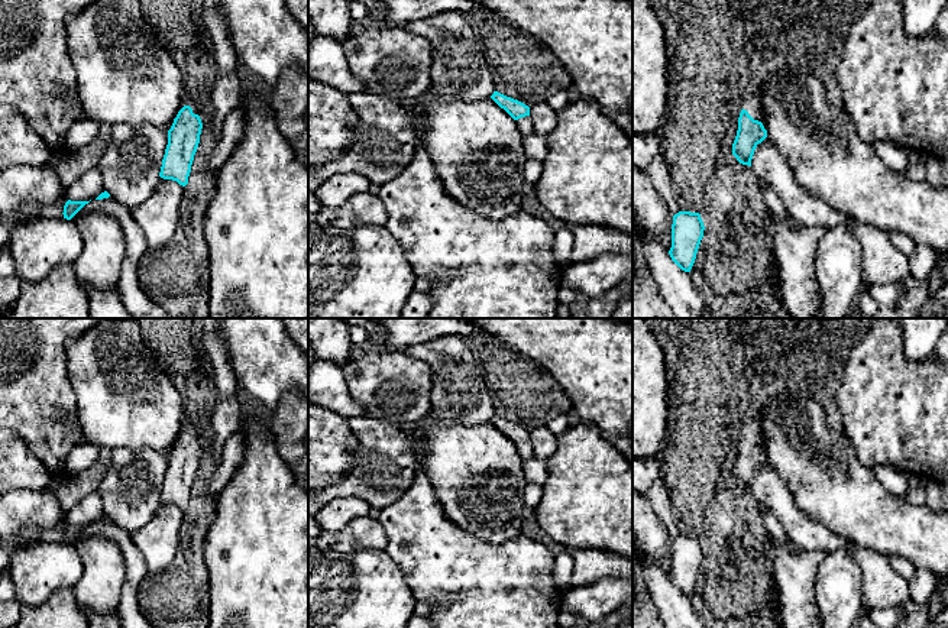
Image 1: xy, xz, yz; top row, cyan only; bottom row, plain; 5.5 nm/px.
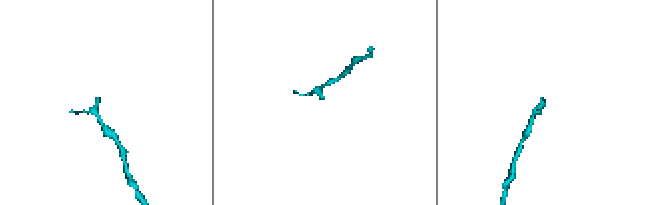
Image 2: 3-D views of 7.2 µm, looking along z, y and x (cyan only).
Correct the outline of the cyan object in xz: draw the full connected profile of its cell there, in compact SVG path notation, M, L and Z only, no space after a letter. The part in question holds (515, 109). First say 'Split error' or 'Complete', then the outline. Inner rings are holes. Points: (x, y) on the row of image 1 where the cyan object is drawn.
Split error. M494 91L491 98L515 120L518 130L524 136L534 133L528 106L498 91Z

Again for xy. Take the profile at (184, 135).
Split error. M185 101L168 130L168 145L162 159L159 177L177 181L185 187L191 172L194 155L200 143L203 123L198 116L198 103Z

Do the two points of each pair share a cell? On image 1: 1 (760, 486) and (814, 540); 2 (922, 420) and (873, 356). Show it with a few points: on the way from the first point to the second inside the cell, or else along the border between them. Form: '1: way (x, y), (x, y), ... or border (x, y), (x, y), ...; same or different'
1: way (773, 498), (801, 527); same
2: way (906, 404), (903, 394), (882, 372); same

